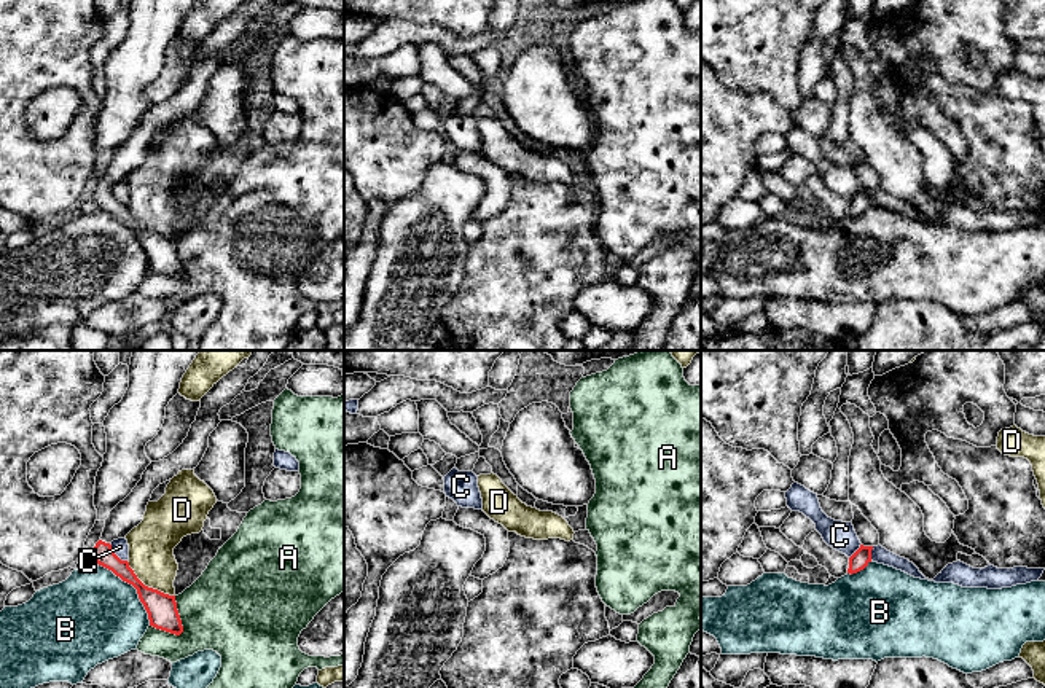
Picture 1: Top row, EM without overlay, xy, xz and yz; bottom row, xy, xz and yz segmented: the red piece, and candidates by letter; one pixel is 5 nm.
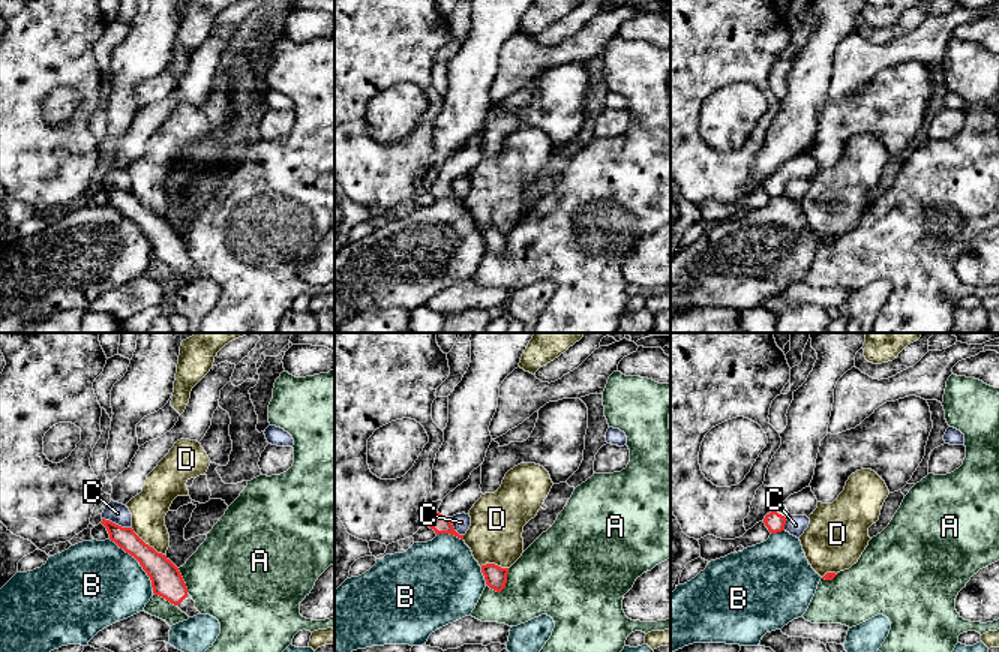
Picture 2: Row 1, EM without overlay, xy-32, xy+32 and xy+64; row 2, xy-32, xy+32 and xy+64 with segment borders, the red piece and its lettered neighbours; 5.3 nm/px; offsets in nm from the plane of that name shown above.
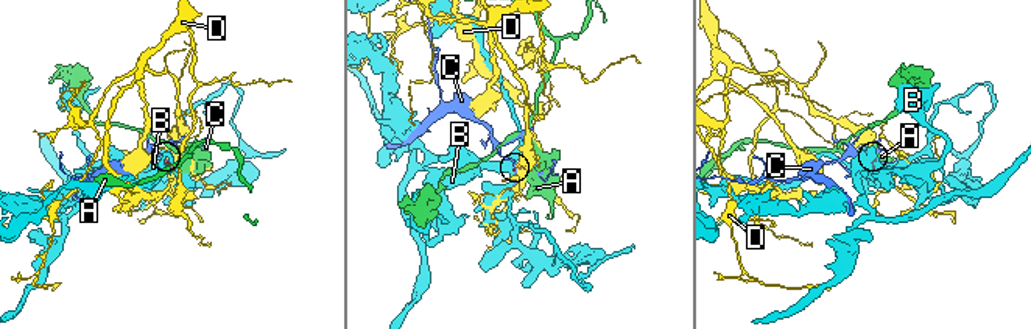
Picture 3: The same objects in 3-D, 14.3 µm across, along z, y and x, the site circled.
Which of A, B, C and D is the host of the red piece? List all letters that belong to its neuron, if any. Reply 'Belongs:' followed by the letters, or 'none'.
Belongs: none

